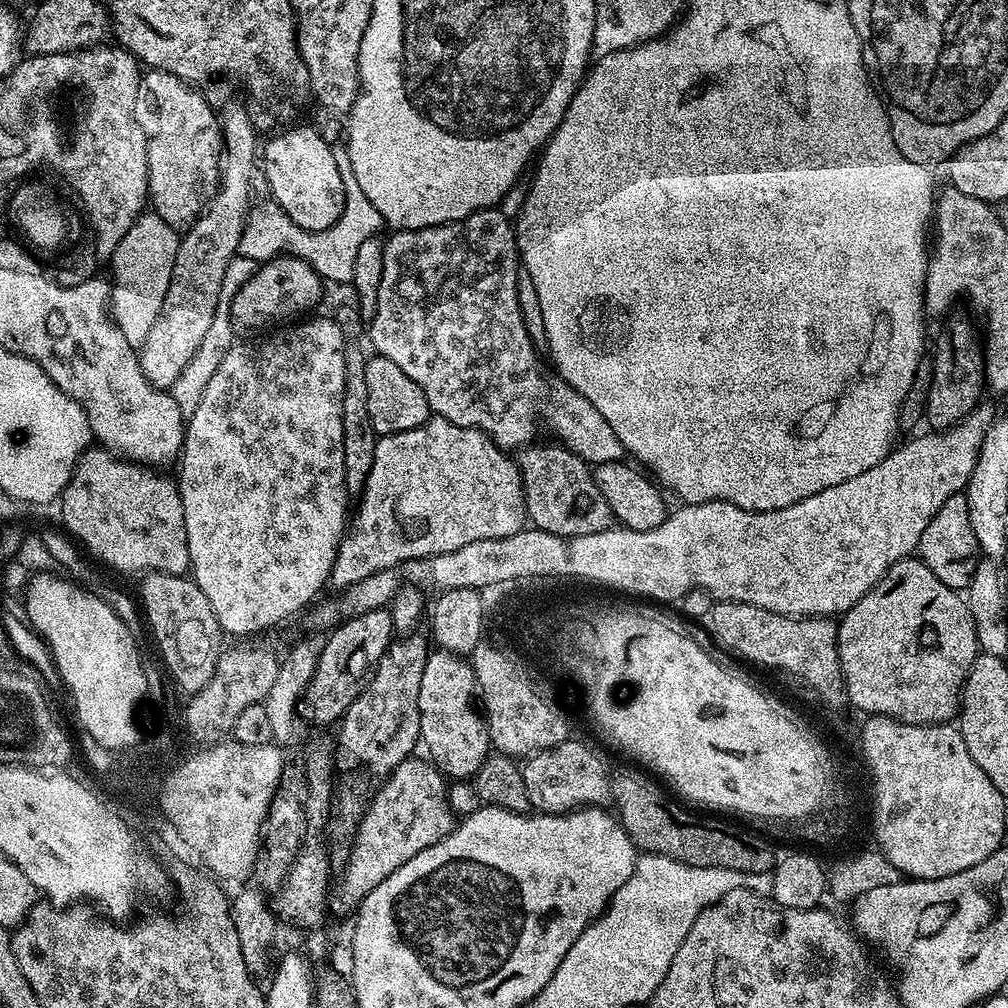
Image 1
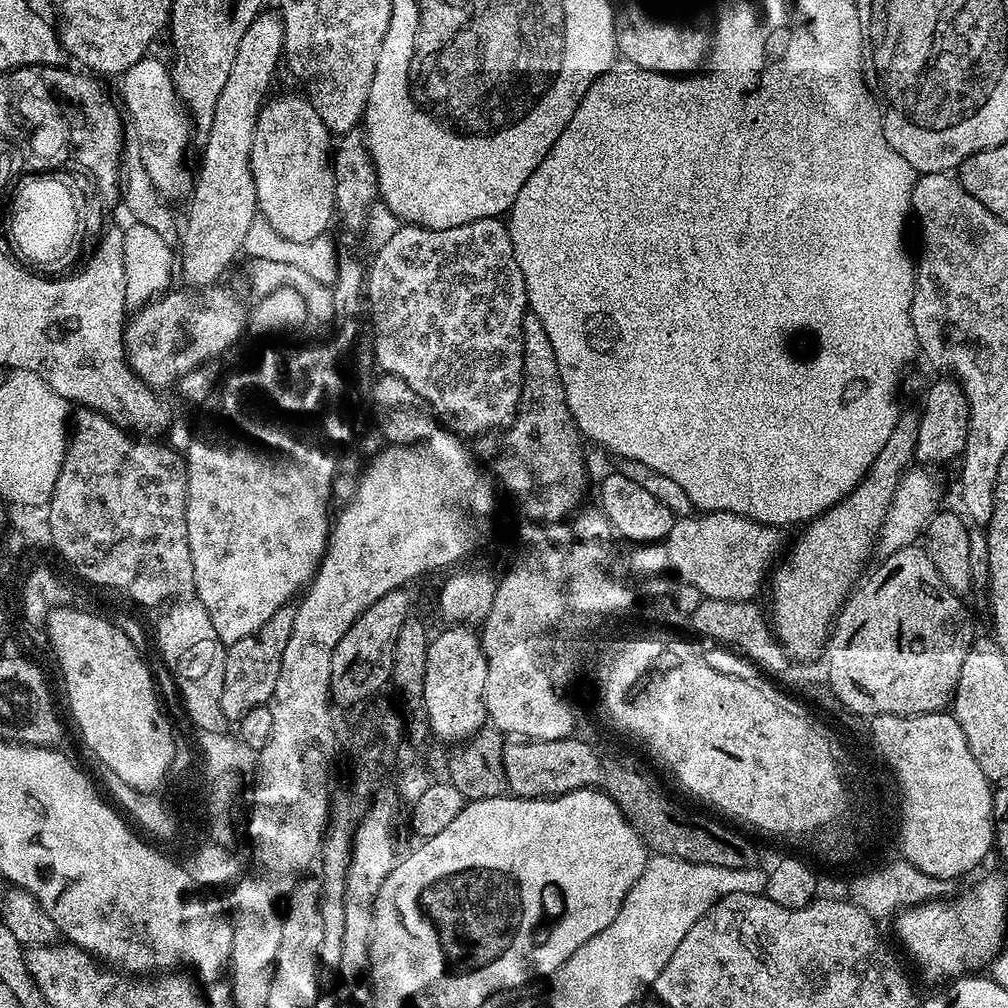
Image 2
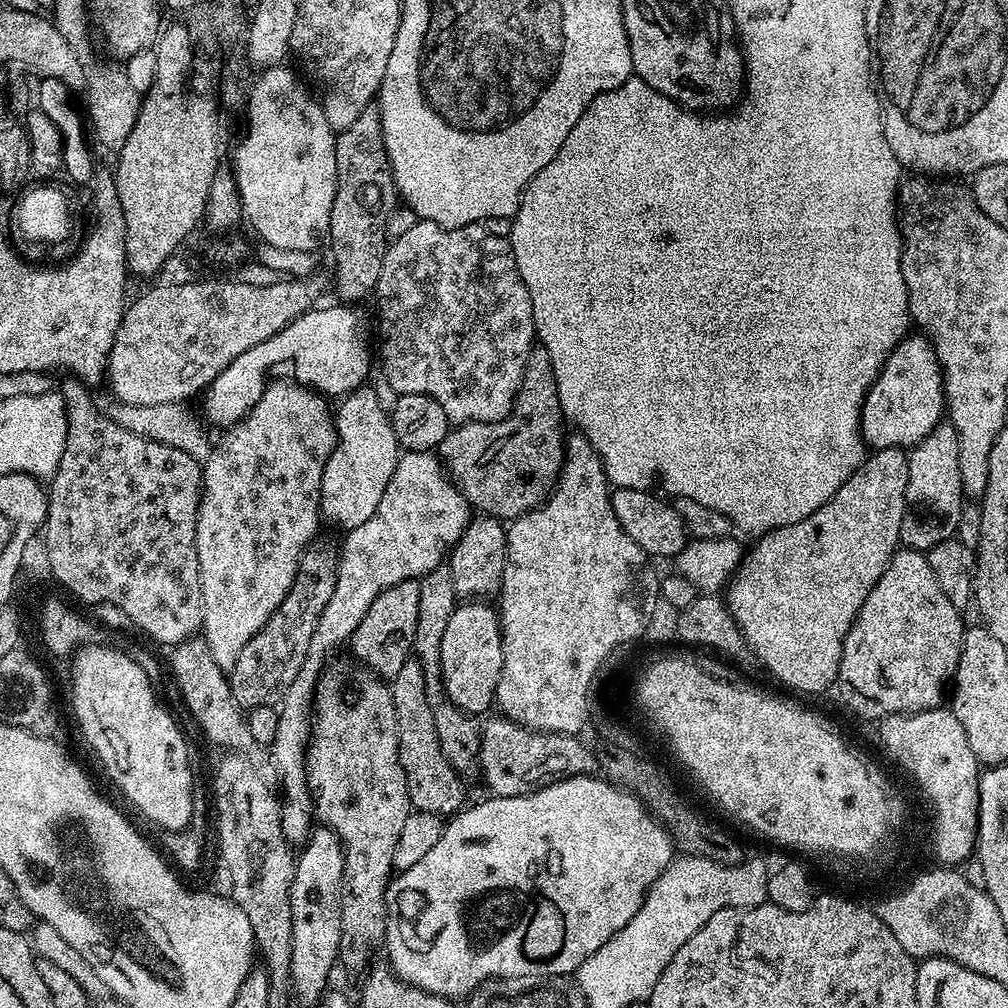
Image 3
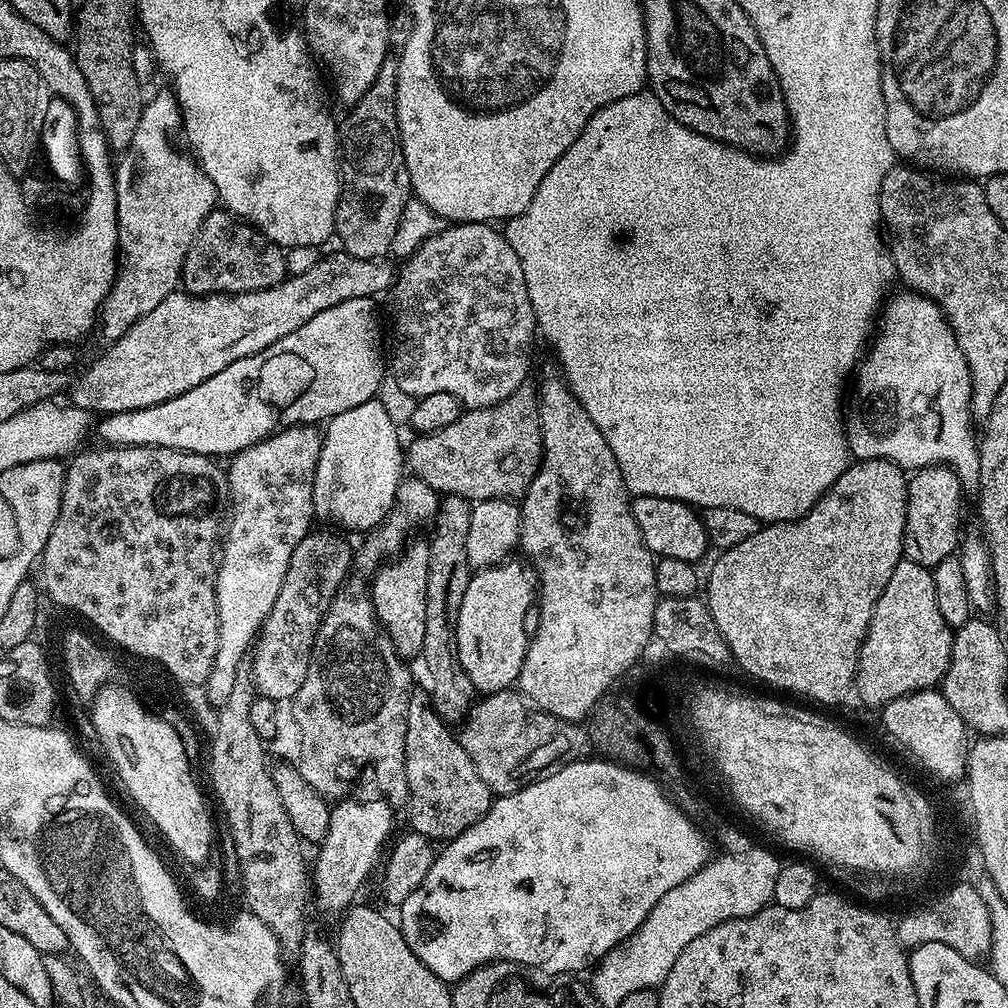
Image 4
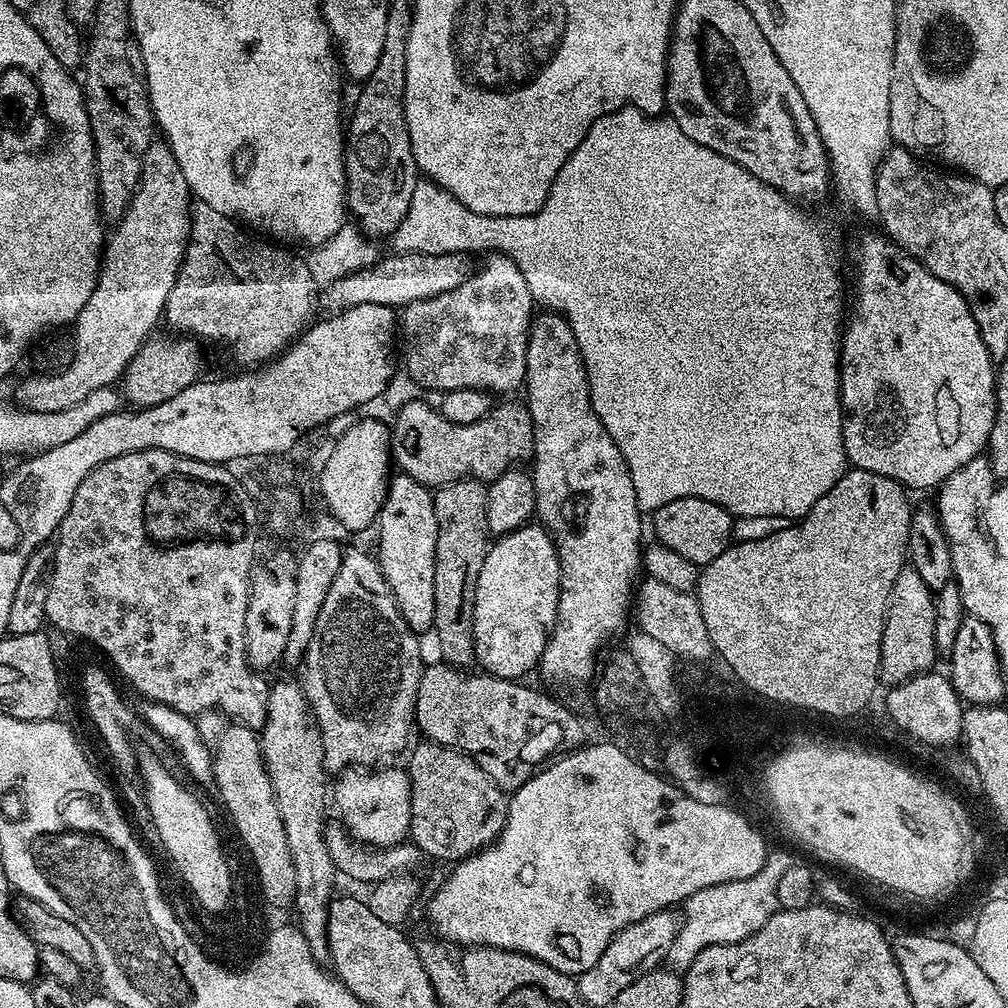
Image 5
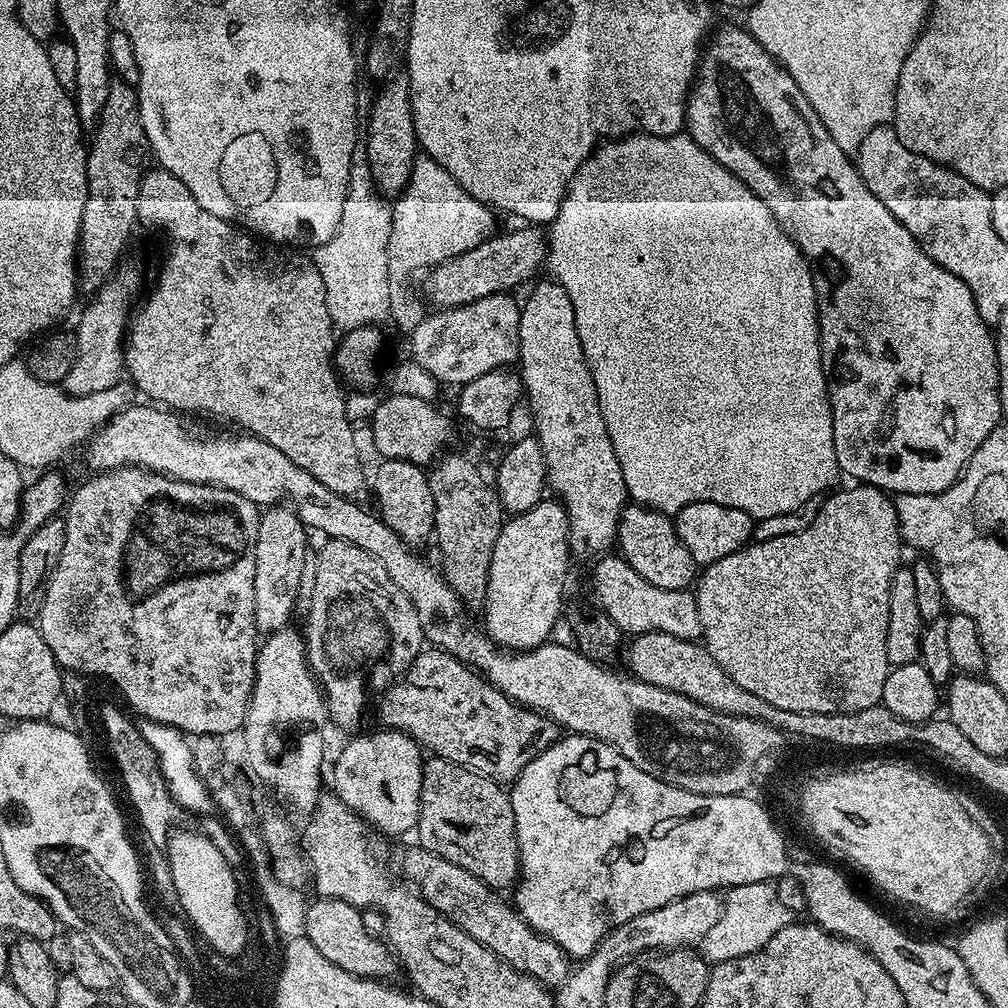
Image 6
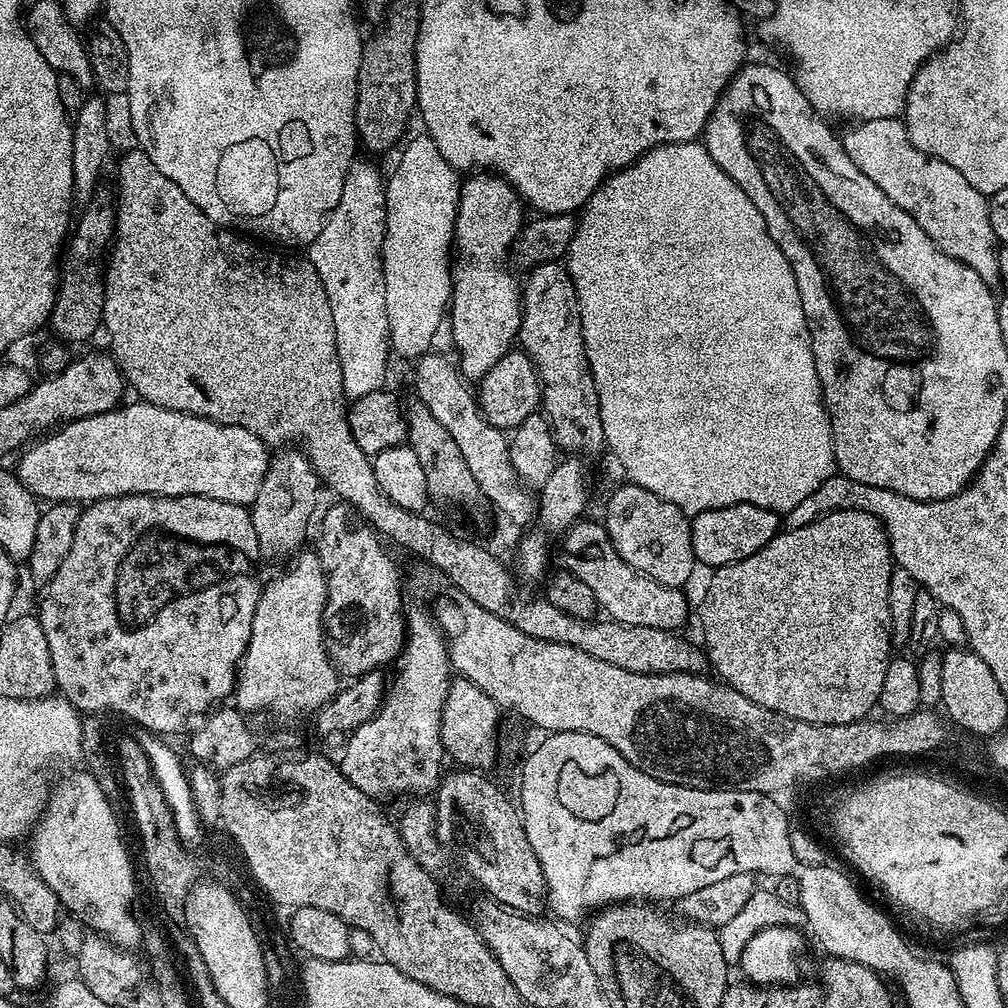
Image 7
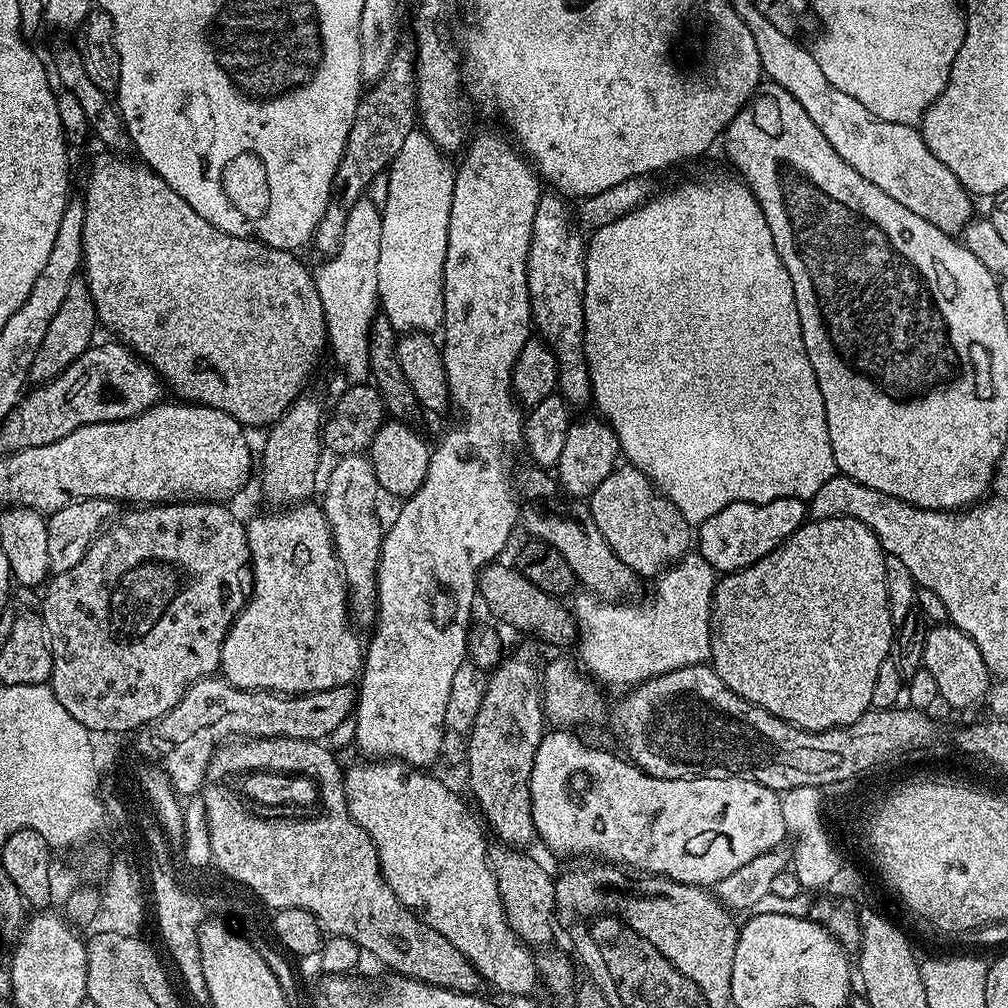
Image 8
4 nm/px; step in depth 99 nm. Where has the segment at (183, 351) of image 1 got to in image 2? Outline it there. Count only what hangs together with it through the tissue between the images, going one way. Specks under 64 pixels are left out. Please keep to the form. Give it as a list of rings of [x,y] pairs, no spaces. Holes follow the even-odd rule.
[[[261,11],[259,16],[250,22],[246,34],[242,34],[242,42],[238,42],[238,54],[234,54],[234,67],[230,70],[230,78],[218,96],[218,106],[214,108],[212,129],[206,134],[208,140],[204,148],[204,161],[200,164],[200,173],[195,173],[194,187],[190,193],[192,205],[188,208],[188,222],[182,228],[182,243],[178,248],[178,268],[184,271],[185,285],[199,290],[215,285],[216,280],[236,260],[236,255],[243,253],[243,242],[252,222],[258,217],[256,207],[256,191],[254,190],[254,174],[252,173],[252,147],[256,123],[260,117],[260,109],[269,95],[268,87],[276,76],[276,67],[281,67],[284,54],[284,19],[279,11]]]

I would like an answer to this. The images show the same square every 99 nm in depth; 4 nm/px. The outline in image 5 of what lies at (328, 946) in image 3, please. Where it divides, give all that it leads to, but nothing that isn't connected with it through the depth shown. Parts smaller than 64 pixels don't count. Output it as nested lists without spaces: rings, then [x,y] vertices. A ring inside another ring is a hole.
[[[380,766],[375,770],[345,770],[339,773],[337,780],[340,781],[338,781],[336,784],[336,808],[338,811],[340,811],[340,813],[338,813],[339,819],[357,841],[360,841],[361,843],[367,844],[374,848],[388,848],[395,844],[403,844],[409,839],[410,833],[412,831],[412,827],[410,826],[410,798],[412,797],[412,791],[410,790],[410,782],[408,781],[407,771],[405,771],[403,767],[384,767],[388,766]]]

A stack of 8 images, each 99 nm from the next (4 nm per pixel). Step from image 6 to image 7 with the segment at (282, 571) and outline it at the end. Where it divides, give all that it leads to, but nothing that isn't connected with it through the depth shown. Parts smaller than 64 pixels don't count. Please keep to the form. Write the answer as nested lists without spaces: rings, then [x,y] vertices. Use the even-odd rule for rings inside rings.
[[[295,446],[285,447],[283,450],[271,457],[266,470],[266,478],[262,478],[262,486],[258,486],[258,494],[250,506],[252,521],[254,522],[254,534],[258,534],[260,543],[260,555],[291,557],[299,553],[305,547],[304,539],[308,536],[308,523],[312,520],[312,515],[316,512],[316,495],[322,492],[322,485],[314,466],[305,457],[304,453]]]

